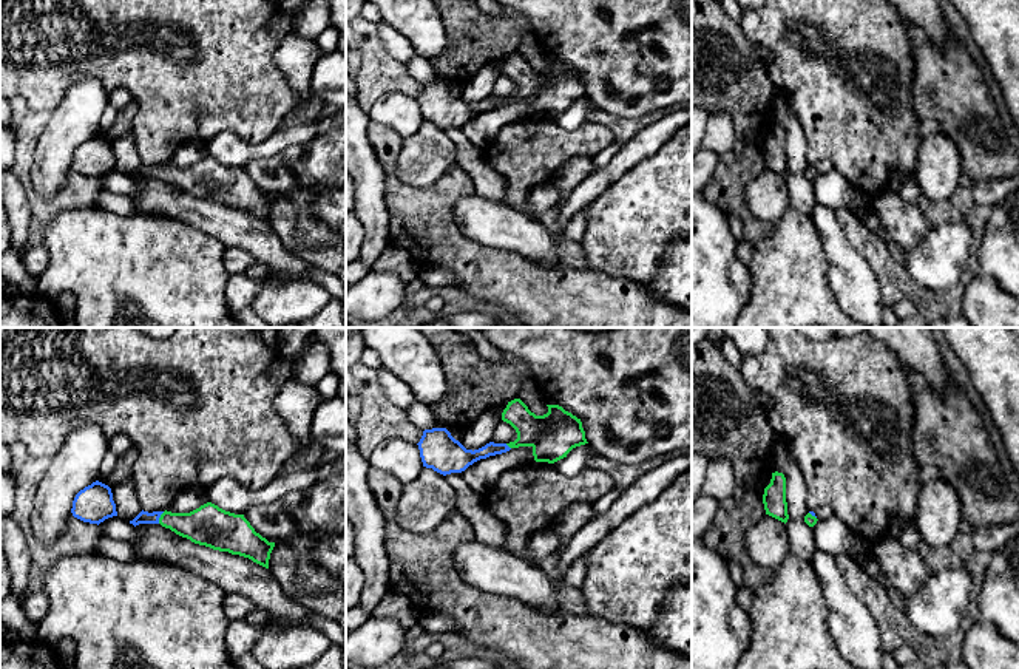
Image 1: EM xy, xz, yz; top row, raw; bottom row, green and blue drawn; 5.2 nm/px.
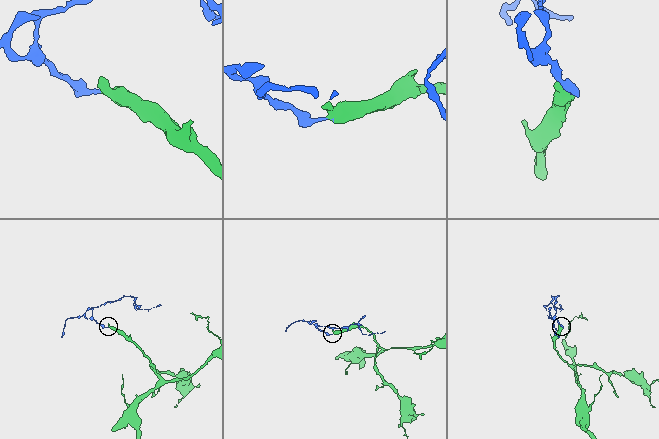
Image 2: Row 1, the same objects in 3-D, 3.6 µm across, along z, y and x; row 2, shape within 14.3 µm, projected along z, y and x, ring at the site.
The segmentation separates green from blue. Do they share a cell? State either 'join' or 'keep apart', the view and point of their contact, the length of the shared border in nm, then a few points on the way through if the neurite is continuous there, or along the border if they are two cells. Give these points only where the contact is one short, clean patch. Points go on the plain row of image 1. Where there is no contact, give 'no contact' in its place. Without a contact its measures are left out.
join; meets green in xy at (159, 172); contact 70 nm long; runs through xy (206, 179), (187, 179), (159, 172), (144, 170)

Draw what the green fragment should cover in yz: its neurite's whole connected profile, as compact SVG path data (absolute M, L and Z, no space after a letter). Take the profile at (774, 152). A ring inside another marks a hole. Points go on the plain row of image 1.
M772 127L770 138L764 142L763 158L766 168L787 176L786 131L783 127Z

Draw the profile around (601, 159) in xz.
M611 144L607 148L604 148L601 153L593 156L594 168L605 167L622 147L624 145Z

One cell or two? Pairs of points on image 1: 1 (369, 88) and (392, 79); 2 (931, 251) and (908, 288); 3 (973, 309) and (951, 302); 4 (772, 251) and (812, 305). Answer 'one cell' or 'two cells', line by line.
1: one cell
2: two cells
3: two cells
4: one cell

